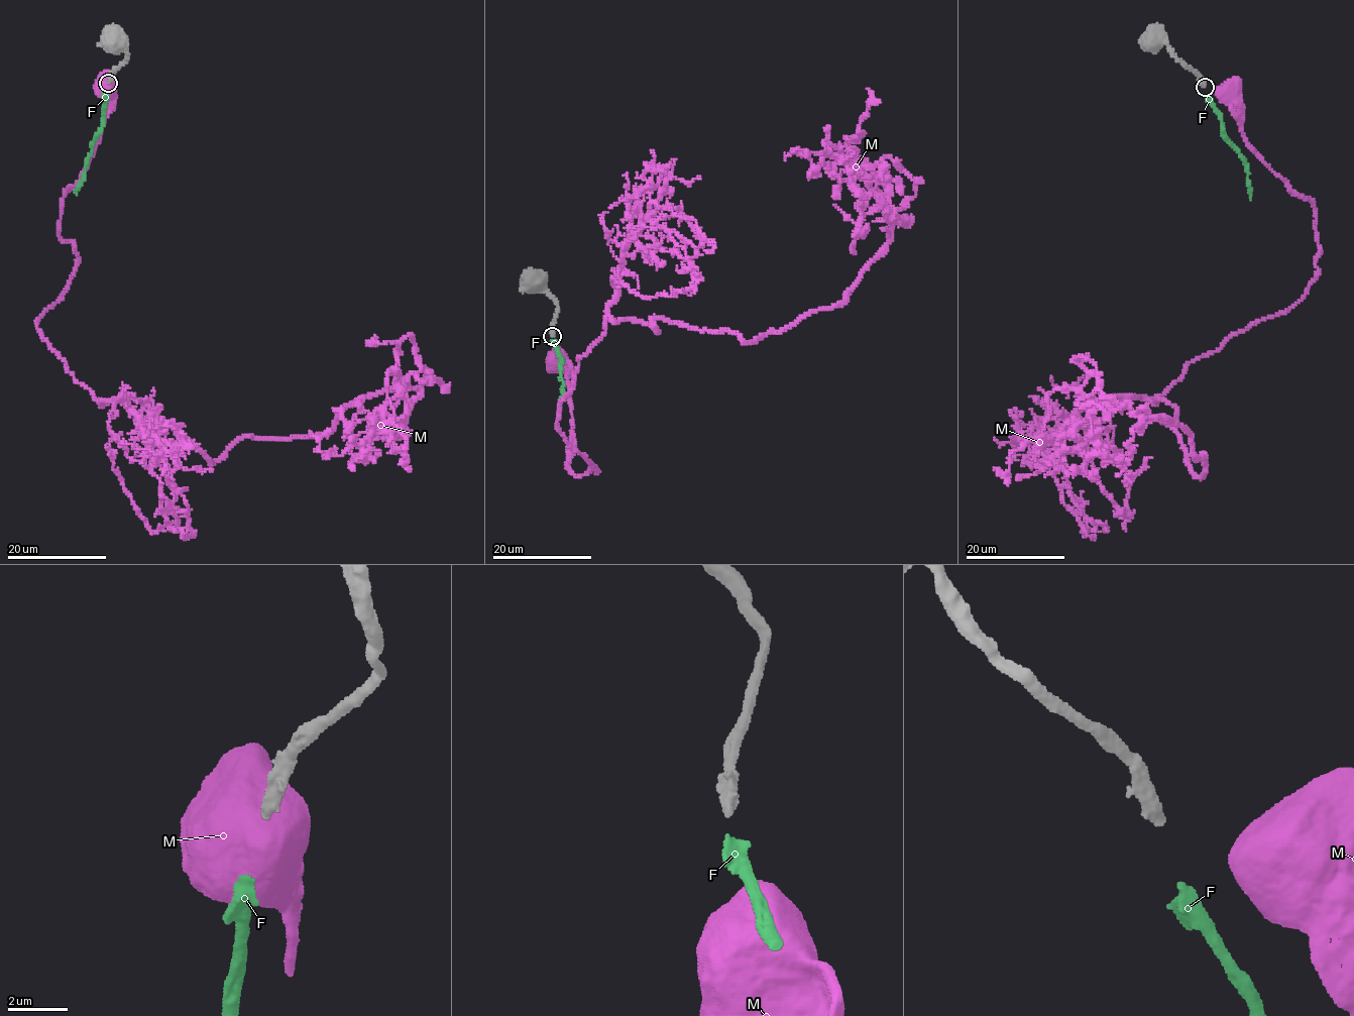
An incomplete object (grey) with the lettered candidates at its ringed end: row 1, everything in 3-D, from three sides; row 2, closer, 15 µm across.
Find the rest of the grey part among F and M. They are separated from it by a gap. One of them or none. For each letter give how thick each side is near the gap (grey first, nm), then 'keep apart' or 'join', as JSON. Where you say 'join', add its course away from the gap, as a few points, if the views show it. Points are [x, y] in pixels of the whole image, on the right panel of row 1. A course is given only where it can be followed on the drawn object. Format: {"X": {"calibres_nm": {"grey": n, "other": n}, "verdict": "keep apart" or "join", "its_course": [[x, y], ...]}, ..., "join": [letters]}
{"F": {"calibres_nm": {"grey": 420, "other": 500}, "verdict": "join", "its_course": [[1207, 96], [1219, 116], [1222, 133], [1242, 159], [1251, 199]]}, "M": {"calibres_nm": {"grey": 420, "other": 700}, "verdict": "keep apart"}, "join": ["F"]}

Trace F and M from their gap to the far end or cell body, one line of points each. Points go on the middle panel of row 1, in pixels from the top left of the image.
F: (553, 340), (562, 359), (560, 370), (564, 392), (561, 401)
M: (556, 347), (552, 357), (557, 362)

